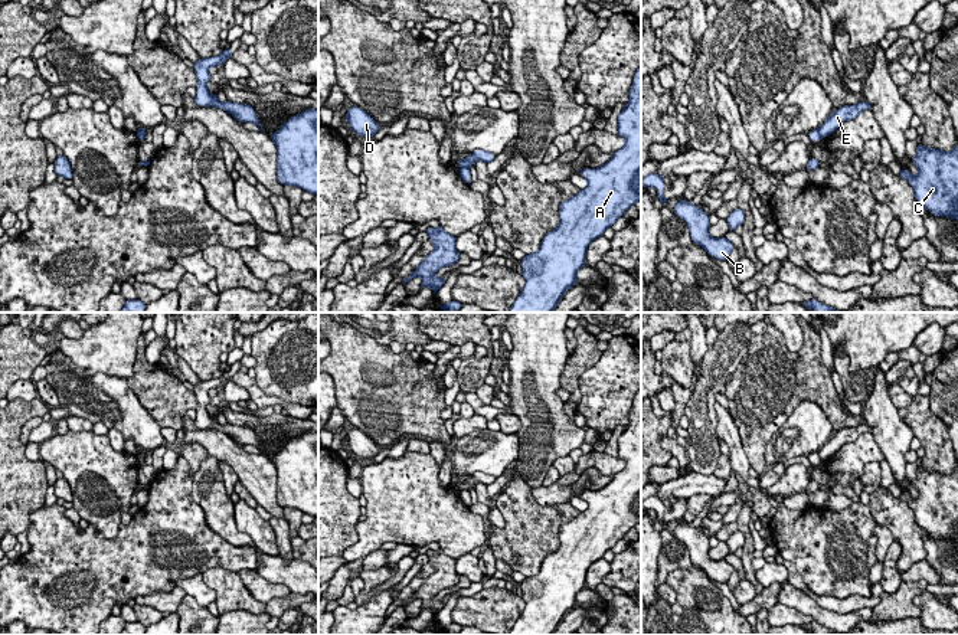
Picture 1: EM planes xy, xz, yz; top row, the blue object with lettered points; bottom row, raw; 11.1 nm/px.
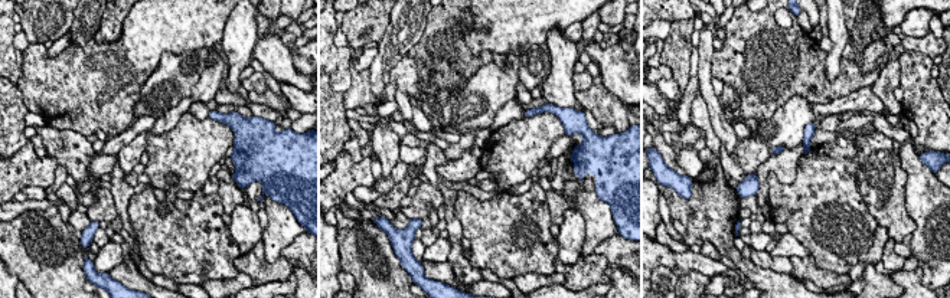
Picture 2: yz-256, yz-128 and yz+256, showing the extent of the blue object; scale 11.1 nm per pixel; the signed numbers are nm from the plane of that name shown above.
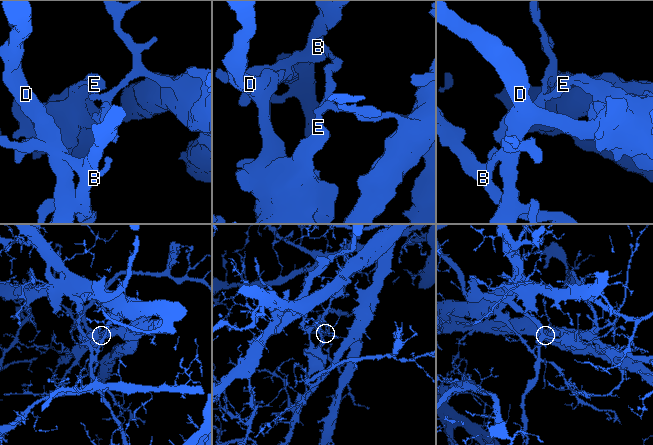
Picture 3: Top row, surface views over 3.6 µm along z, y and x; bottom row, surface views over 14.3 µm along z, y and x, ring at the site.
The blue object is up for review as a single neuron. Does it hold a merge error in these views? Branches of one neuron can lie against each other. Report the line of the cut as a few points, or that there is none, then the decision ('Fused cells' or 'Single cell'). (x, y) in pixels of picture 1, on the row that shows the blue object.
Split along xz (467, 166), (460, 169). Fused cells

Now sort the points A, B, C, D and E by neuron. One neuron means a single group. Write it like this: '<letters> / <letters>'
A B / C D E

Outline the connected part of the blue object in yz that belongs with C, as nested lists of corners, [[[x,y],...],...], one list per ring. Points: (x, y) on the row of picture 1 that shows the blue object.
[[[958,143],[952,151],[941,151],[916,145],[916,156],[912,157],[919,173],[912,176],[909,170],[902,168],[899,176],[906,179],[915,190],[918,203],[926,207],[935,216],[946,216],[958,220]]]

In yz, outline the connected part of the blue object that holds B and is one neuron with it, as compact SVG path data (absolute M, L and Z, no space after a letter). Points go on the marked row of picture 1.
M677 200L674 213L687 223L694 243L700 245L713 258L728 261L735 246L725 236L712 238L709 235L710 222L706 212L687 200Z

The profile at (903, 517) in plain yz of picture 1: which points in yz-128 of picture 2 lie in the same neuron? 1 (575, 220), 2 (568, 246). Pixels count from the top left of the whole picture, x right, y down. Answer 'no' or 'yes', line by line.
1: no
2: no

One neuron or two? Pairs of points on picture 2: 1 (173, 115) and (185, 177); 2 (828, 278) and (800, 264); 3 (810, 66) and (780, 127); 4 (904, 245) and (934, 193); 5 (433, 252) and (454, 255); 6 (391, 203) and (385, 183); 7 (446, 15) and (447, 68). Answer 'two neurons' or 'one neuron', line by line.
1: two neurons
2: one neuron
3: two neurons
4: two neurons
5: two neurons
6: two neurons
7: one neuron

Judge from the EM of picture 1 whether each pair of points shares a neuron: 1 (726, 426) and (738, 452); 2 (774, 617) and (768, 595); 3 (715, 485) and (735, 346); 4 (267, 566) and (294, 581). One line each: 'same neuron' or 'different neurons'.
1: same neuron
2: different neurons
3: different neurons
4: same neuron

